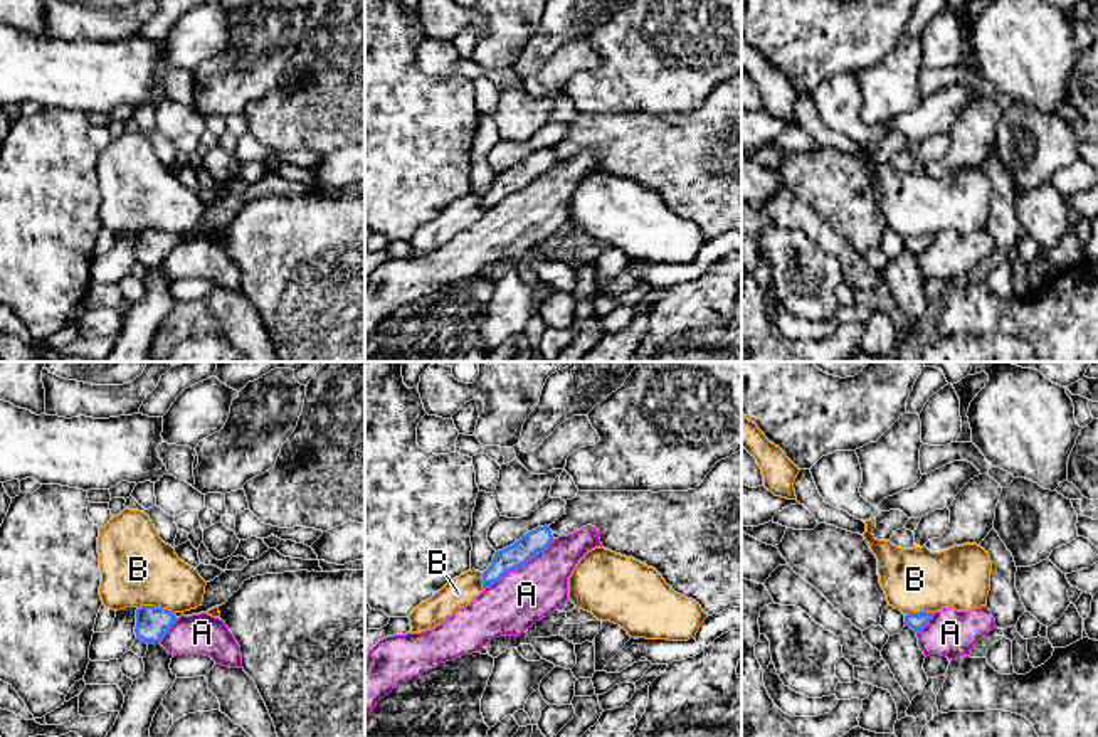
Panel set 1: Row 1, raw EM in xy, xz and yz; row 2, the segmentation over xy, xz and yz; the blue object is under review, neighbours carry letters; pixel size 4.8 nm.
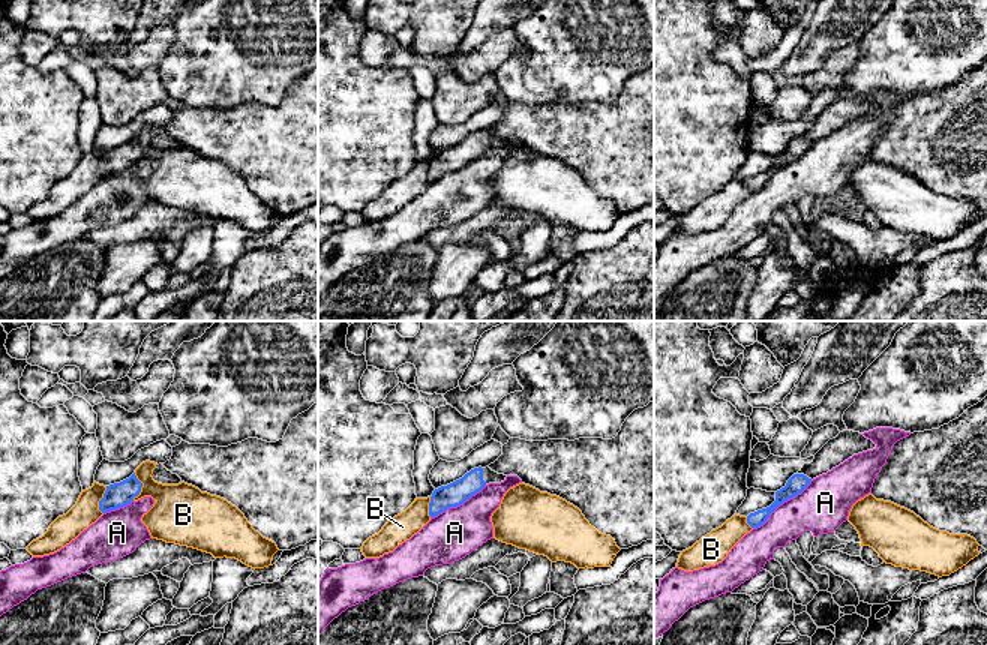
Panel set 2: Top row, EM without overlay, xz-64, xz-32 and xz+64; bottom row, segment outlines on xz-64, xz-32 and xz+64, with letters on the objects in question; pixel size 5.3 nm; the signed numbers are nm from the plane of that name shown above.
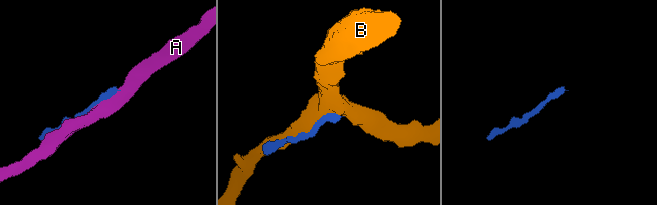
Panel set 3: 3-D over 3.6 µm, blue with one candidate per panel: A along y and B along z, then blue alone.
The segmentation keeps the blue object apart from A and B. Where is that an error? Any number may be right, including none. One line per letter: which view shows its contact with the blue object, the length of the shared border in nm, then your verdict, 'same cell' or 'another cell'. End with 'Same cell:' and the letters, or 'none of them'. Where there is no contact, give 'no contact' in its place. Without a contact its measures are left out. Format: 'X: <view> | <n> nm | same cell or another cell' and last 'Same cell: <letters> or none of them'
A: xz | 420 nm | another cell
B: xy | 180 nm | another cell
Same cell: none of them

